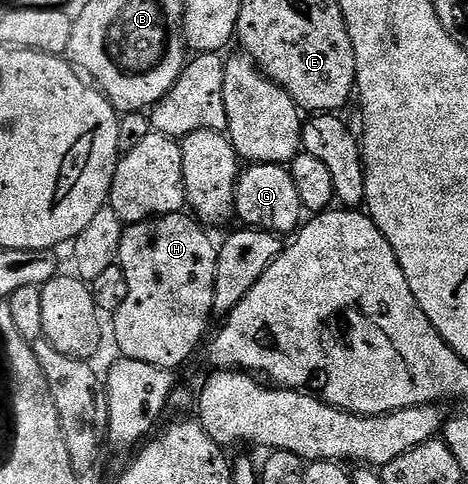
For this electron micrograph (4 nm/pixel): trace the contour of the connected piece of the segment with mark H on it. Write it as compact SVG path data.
M163 215L161 219L127 226L118 250L118 263L124 269L124 277L128 277L128 297L124 297L124 305L112 315L118 351L135 361L148 362L170 371L189 361L214 315L218 247L206 236L207 228L197 218L187 215Z

